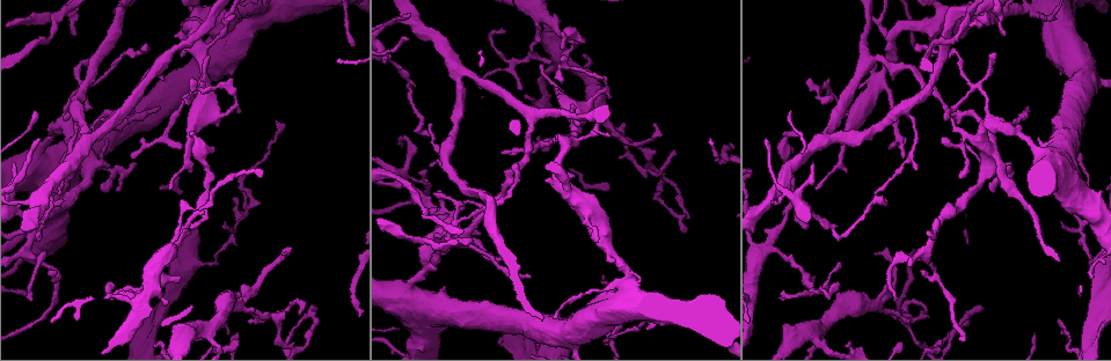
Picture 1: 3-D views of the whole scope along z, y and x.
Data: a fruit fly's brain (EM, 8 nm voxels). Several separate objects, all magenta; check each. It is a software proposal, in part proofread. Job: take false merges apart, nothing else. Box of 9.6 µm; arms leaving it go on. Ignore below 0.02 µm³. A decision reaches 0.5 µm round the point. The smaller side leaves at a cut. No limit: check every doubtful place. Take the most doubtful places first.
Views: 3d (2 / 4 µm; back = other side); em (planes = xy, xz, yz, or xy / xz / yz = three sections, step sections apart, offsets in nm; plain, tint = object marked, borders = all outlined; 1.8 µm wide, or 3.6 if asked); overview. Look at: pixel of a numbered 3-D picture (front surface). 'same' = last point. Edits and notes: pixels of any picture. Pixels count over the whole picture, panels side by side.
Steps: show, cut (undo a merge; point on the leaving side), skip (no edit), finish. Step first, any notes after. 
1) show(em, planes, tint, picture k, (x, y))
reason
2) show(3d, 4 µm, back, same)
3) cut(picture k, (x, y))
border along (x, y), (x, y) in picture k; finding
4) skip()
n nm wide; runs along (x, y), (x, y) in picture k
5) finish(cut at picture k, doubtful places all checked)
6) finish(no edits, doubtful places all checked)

show(3d, 2 µm, picture 1, (983, 138))
small branch off a trunk

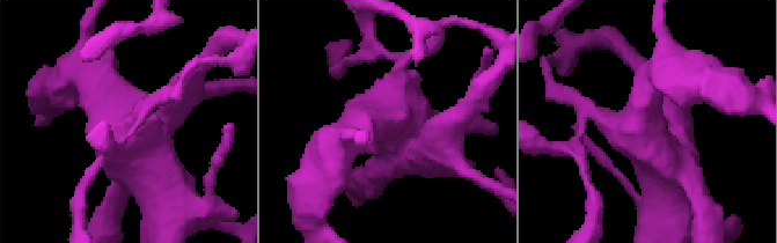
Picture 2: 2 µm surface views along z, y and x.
show(em, planes, tint, picture 2, (642, 126))

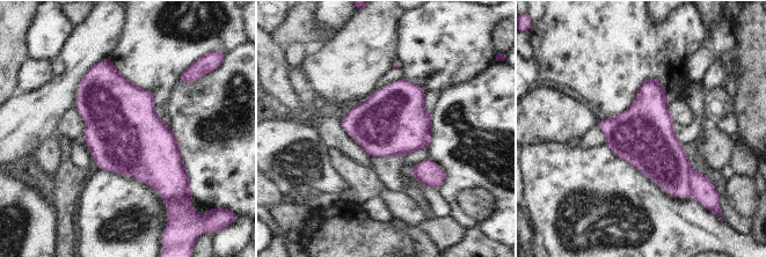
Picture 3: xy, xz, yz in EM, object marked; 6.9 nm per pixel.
cut(picture 3, (704, 191))
border along (692, 170), (690, 174), (691, 196) in picture 3; a second neuron is stuck on

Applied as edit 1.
show(overview)
see it whole again

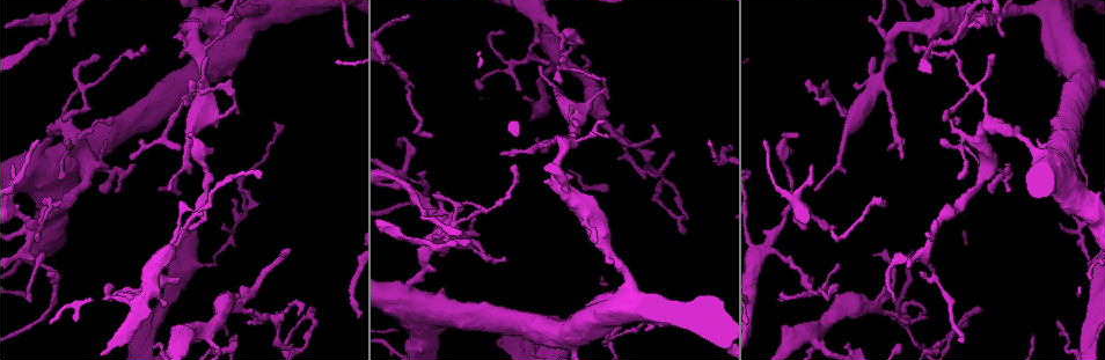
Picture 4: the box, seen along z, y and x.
show(em, 3.6 µm, planes, tint, picture 4, (258, 7))
sudden change in width

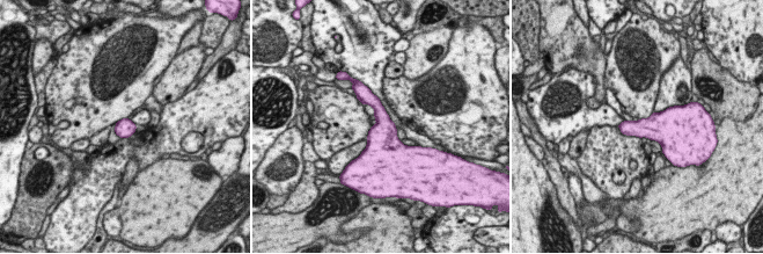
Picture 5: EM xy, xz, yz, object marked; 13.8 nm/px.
skip()
continuous, no second neuron

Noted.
show(em, xy, step 4, tint, picture 4, (1078, 227))
two arms in line, one across

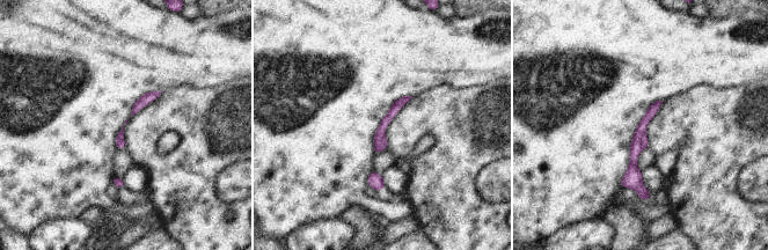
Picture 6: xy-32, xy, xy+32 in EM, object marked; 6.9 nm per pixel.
show(em, planes, borders, same)
another direction

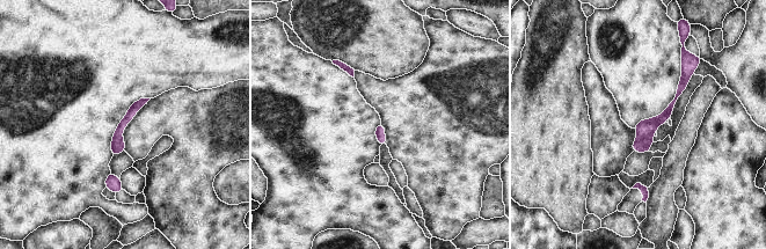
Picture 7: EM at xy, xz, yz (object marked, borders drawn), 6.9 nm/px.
skip()
runs along (684, 74), (668, 112), (635, 148) in picture 7; continuous, no second neuron

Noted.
show(3d, 2 µm, picture 4, (924, 261))
arms part here

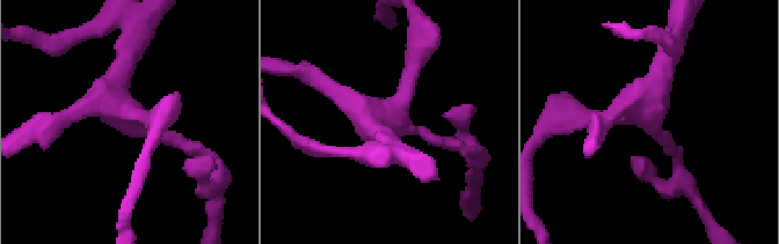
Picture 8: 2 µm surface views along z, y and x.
show(em, planes, plain, picture 8, (647, 118))

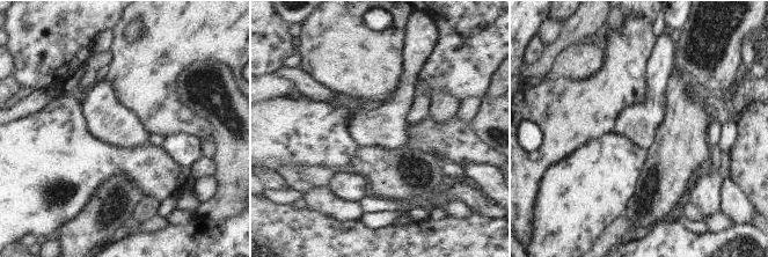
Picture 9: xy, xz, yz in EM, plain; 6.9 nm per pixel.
show(em, planes, tint, same)

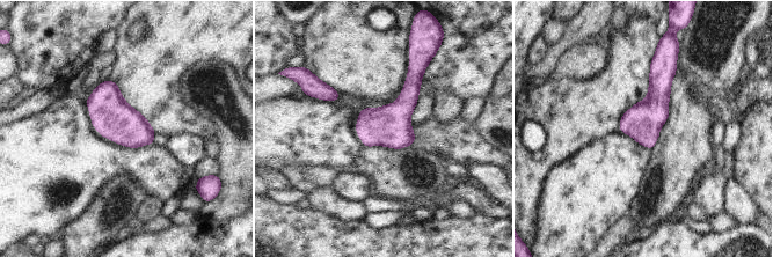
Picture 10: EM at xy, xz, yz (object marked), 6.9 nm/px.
skip()
260 nm wide; continuous, no second neuron

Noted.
show(em, yz, step 4, tint, picture 4, (238, 309))
three arms meet

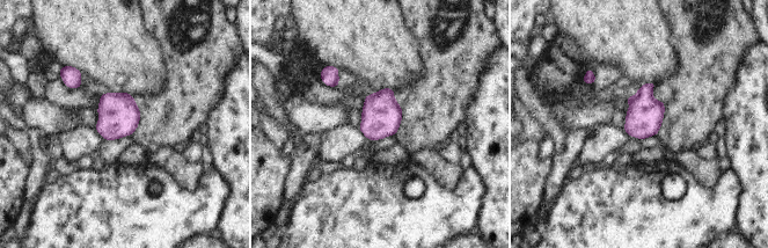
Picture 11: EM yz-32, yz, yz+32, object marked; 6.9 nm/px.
show(em, planes, tint, same)

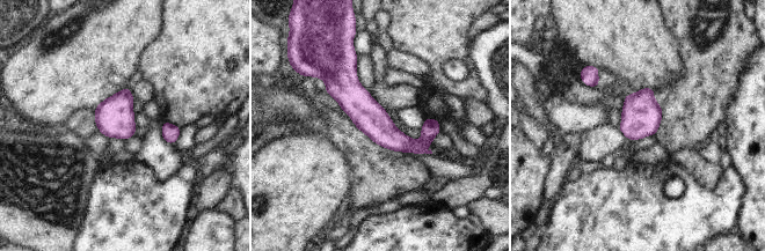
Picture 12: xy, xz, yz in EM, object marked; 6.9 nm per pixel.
skip()
220 nm wide; runs along (344, 68), (395, 140), (427, 149) in picture 12; continuous, no second neuron

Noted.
show(em, planes, plain, picture 4, (557, 58))
sharp bend

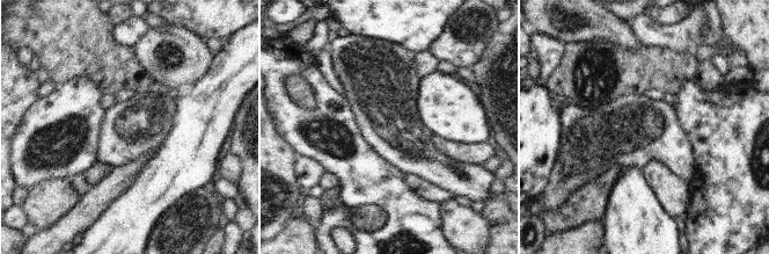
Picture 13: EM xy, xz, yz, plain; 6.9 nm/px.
show(em, planes, tint, same)
with the object marked

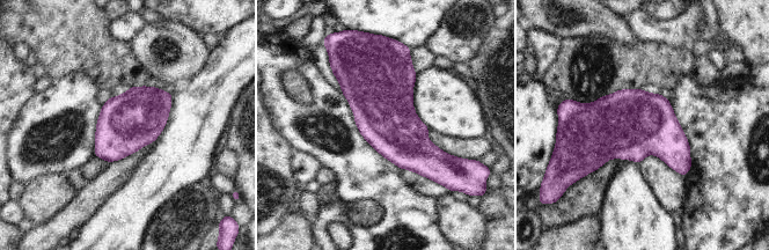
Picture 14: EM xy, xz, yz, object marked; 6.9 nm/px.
skip()
400 nm wide; all the same neuron

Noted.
show(em, planes, borders, picture 4, (538, 11))
abrupt turn

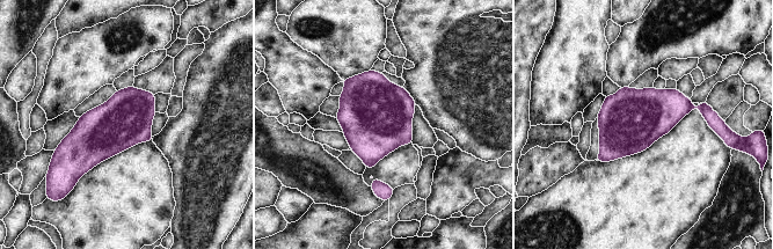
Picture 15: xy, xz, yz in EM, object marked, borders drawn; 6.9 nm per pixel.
skip()
360 nm wide; all the same neuron

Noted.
finish(cut at picture 3, doubtful places all checked)

